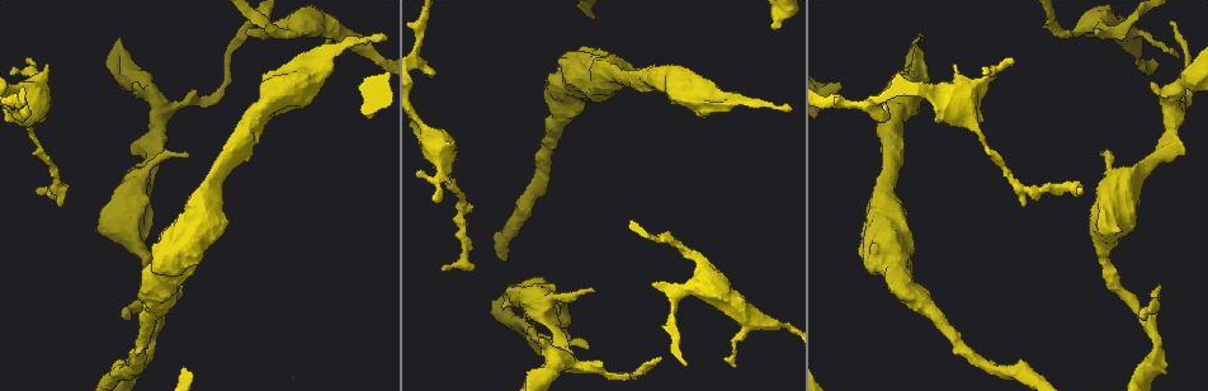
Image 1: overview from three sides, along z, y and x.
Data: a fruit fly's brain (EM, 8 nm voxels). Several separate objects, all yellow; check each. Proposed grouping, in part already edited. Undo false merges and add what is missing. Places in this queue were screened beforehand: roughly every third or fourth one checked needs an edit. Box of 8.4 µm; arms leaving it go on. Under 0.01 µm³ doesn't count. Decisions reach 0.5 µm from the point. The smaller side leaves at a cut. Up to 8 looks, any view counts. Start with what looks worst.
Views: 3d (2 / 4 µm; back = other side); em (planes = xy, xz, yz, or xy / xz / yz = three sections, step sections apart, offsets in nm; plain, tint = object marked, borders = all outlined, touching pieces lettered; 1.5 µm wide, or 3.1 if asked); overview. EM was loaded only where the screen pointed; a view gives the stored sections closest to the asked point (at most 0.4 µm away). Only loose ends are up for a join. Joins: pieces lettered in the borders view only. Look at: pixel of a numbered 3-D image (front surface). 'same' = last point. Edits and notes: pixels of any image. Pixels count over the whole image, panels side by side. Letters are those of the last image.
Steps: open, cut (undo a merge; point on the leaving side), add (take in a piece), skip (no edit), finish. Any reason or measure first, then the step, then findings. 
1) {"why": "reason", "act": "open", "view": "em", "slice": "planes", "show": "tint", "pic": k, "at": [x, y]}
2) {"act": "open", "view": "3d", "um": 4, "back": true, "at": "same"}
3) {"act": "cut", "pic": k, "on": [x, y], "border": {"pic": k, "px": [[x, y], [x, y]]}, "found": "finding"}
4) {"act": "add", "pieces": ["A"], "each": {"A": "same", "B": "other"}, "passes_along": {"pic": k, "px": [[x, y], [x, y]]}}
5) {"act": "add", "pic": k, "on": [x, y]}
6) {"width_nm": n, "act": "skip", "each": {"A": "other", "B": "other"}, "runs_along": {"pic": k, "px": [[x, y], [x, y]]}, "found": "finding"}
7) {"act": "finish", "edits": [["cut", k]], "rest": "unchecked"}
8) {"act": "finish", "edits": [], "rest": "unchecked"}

{"act": "open", "view": "em", "slice": "planes", "show": "plain", "pic": 1, "at": [443, 267]}

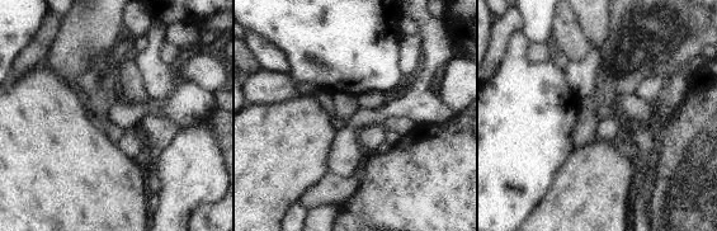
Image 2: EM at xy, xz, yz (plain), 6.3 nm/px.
{"act": "open", "view": "em", "slice": "planes", "show": "tint", "at": "same"}

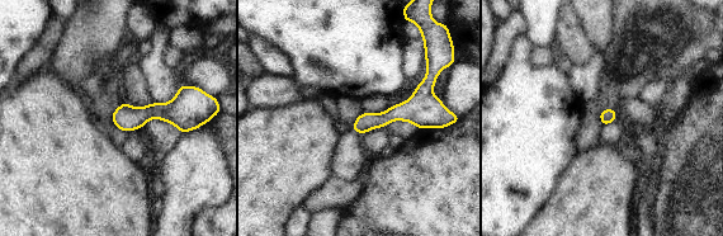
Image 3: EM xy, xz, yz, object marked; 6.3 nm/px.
{"act": "open", "view": "em", "slice": "planes", "show": "borders", "at": "same"}

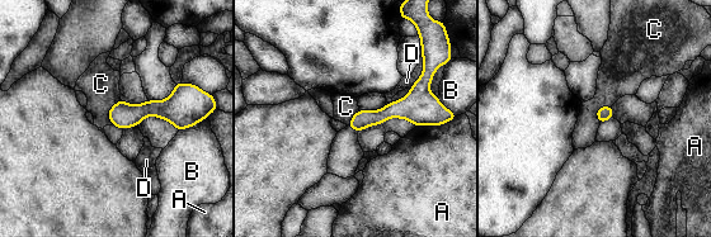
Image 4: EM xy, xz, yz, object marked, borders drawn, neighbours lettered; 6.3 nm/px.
{"act": "skip", "each": {"A": "other", "B": "other", "C": "other", "D": "other"}, "runs_along": {"pic": 4, "px": [[188, 110], [111, 114]]}, "found": "no lettered piece goes on from it"}

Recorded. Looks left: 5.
{"why": "free end", "act": "open", "view": "em", "slice": "planes", "show": "borders", "pic": 1, "at": [1096, 31]}

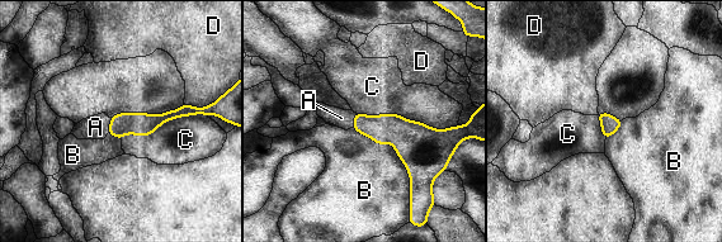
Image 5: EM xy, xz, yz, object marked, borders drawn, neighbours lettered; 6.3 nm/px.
{"act": "add", "pieces": ["A"], "each": {"A": "same", "B": "other", "C": "other", "D": "other"}, "found": "the neuron continues"}

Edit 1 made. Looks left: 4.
{"act": "open", "view": "overview"}

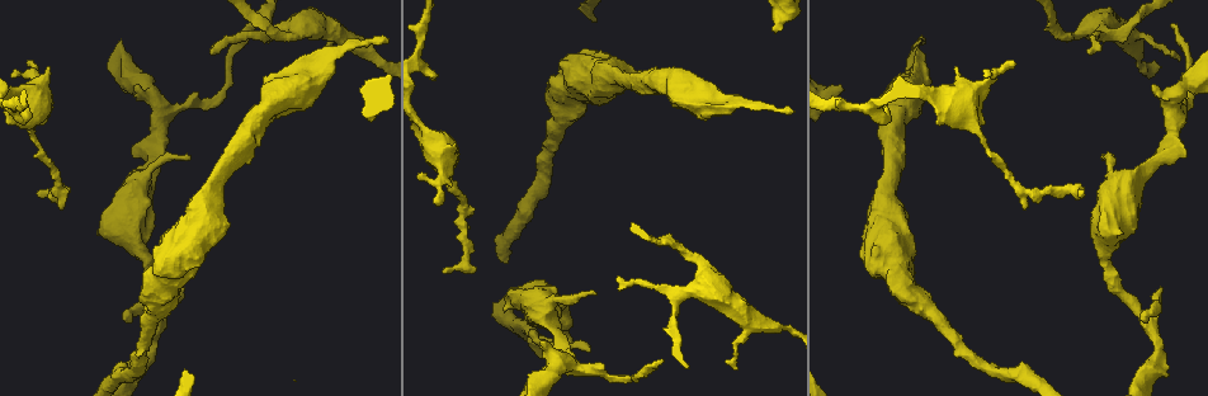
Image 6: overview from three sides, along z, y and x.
{"why": "free end", "act": "open", "view": "3d", "um": 4, "pic": 6, "at": [27, 108]}

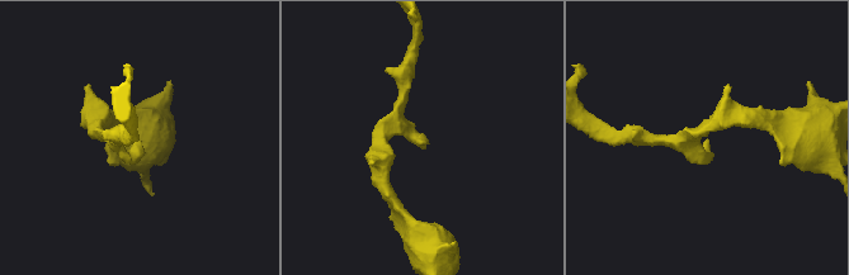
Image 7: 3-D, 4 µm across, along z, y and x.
{"act": "open", "view": "em", "slice": "planes", "show": "borders", "pic": 7, "at": [424, 144]}

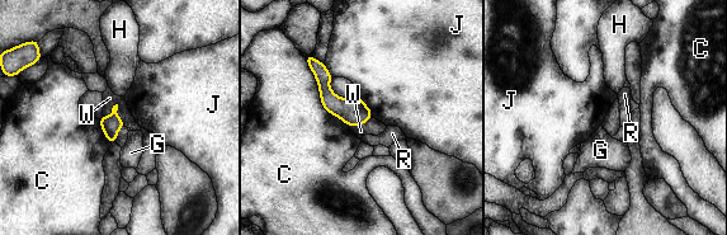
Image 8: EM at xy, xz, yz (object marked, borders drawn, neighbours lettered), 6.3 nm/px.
{"act": "skip", "each": {"C": "other", "G": "other", "H": "other", "J": "other", "R": "other", "W": "other"}, "runs_along": {"pic": 8, "px": [[312, 62], [340, 107], [368, 114]]}, "found": "none of them fits"}

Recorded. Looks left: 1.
{"act": "finish", "edits": [["add", 5]], "rest": "unchecked"}

